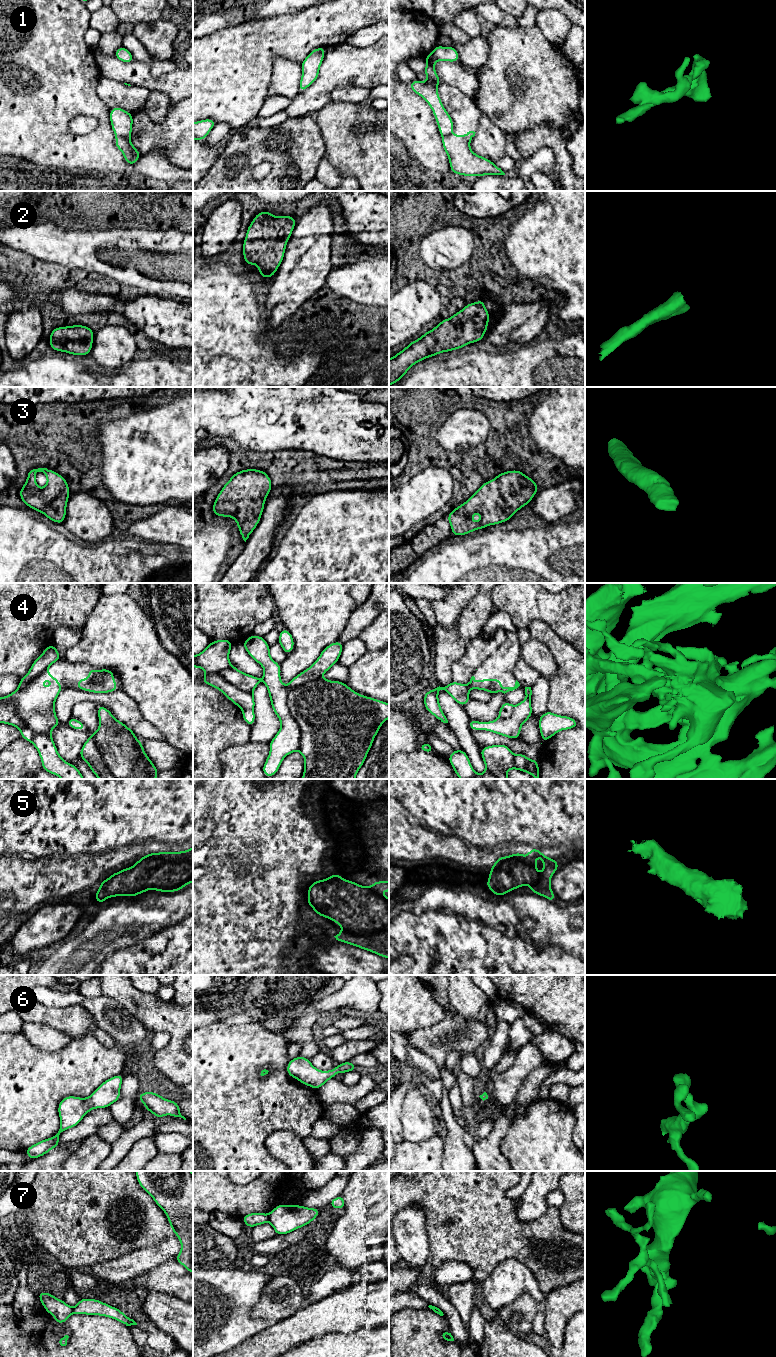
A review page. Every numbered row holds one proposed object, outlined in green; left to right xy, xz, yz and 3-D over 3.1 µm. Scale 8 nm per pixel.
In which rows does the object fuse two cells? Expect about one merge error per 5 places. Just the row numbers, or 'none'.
1, 7

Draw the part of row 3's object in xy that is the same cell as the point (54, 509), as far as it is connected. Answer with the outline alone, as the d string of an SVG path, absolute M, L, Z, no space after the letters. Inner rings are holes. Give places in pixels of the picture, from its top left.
M47 468L31 470L26 483L19 491L19 496L26 506L43 513L48 519L59 524L63 524L65 520L70 495L65 478ZM37 472L43 472L47 477L47 485L44 488L37 486L35 480Z

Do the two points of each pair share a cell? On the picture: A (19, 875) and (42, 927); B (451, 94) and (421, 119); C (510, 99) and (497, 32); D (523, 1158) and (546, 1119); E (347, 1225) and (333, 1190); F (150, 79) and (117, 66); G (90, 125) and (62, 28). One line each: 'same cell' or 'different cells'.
A: different cells
B: different cells
C: same cell
D: same cell
E: different cells
F: same cell
G: different cells

